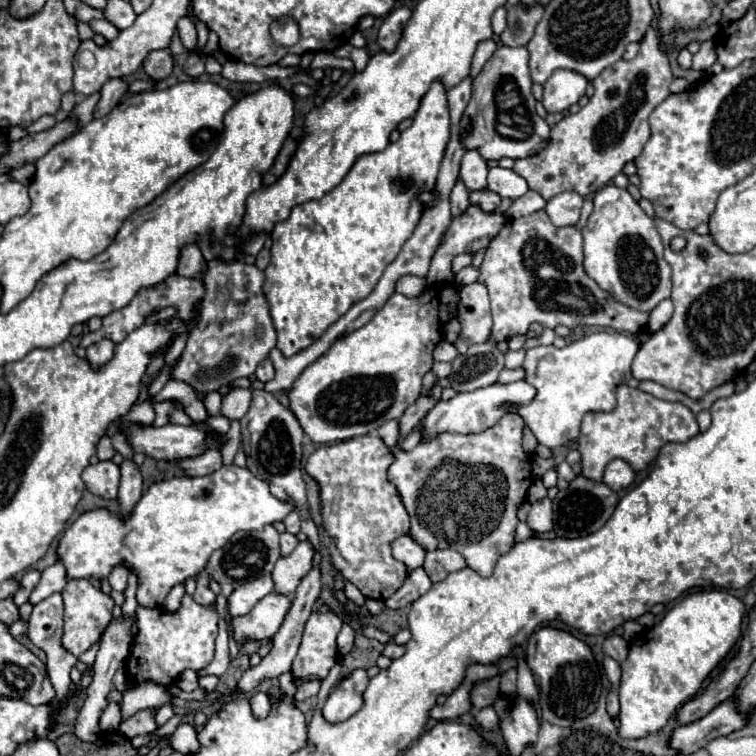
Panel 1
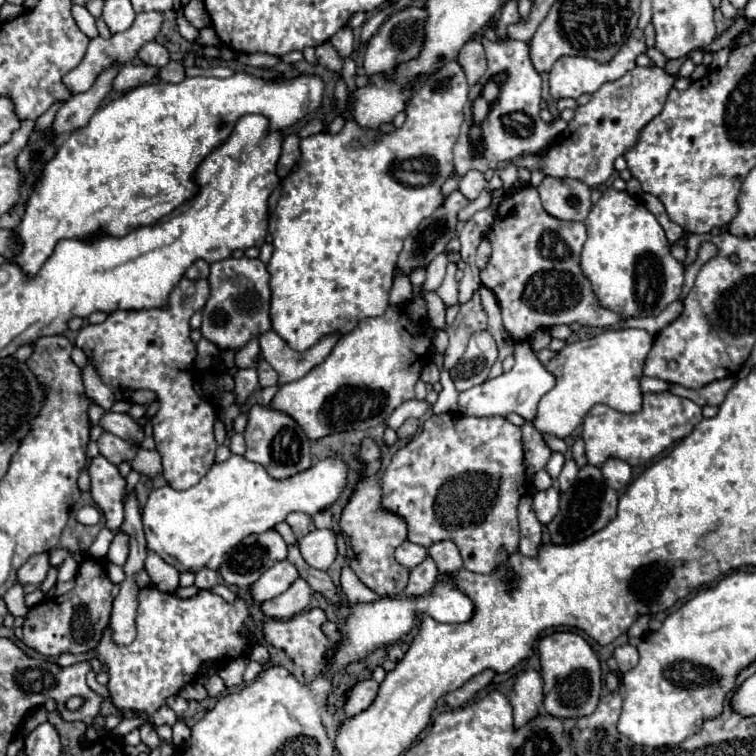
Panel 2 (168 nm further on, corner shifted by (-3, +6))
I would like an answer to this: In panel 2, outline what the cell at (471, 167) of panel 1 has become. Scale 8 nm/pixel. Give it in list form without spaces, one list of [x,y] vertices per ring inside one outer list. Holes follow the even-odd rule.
[[[471,169],[467,171],[463,177],[461,177],[461,183],[459,183],[459,191],[467,197],[467,199],[477,199],[479,193],[487,187],[487,179],[481,171],[477,169]]]

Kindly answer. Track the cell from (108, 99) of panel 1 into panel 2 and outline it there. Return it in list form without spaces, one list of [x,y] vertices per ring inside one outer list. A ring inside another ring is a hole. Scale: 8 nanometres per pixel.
[[[123,65],[117,73],[117,77],[113,79],[113,91],[129,91],[137,85],[143,85],[143,83],[149,83],[153,81],[157,75],[157,69],[155,67],[149,67],[149,65]]]

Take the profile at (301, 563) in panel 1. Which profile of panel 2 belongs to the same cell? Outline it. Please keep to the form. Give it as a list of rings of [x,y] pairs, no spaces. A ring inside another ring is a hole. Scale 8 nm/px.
[[[329,529],[311,531],[303,539],[299,539],[299,549],[301,549],[303,559],[313,569],[327,571],[329,565],[335,561],[335,555],[337,555],[335,535]]]

